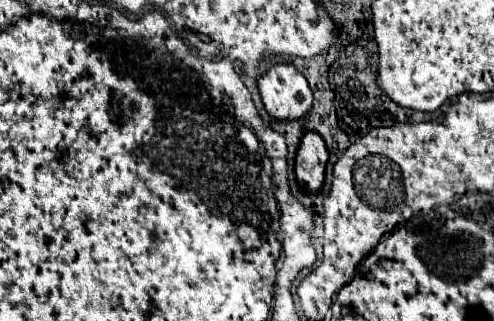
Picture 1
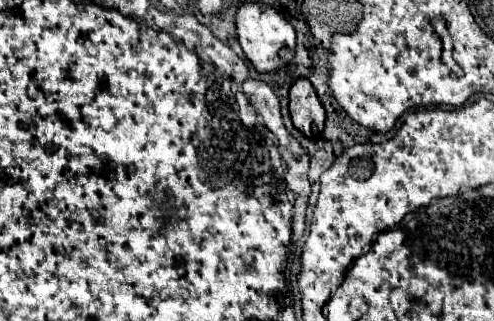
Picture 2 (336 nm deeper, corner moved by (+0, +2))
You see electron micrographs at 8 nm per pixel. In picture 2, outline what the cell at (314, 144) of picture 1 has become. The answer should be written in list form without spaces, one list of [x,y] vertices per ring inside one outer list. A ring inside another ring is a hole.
[[[297,79],[289,89],[289,111],[293,125],[305,135],[315,137],[323,131],[325,123],[325,109],[309,83],[309,79]]]

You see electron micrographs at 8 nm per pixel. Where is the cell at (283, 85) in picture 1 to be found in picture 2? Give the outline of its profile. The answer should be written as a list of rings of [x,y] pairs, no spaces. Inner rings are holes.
[[[241,1],[235,15],[237,39],[245,51],[245,57],[253,63],[259,73],[271,73],[285,67],[295,53],[295,29],[283,17],[281,11],[261,3],[261,1]]]

